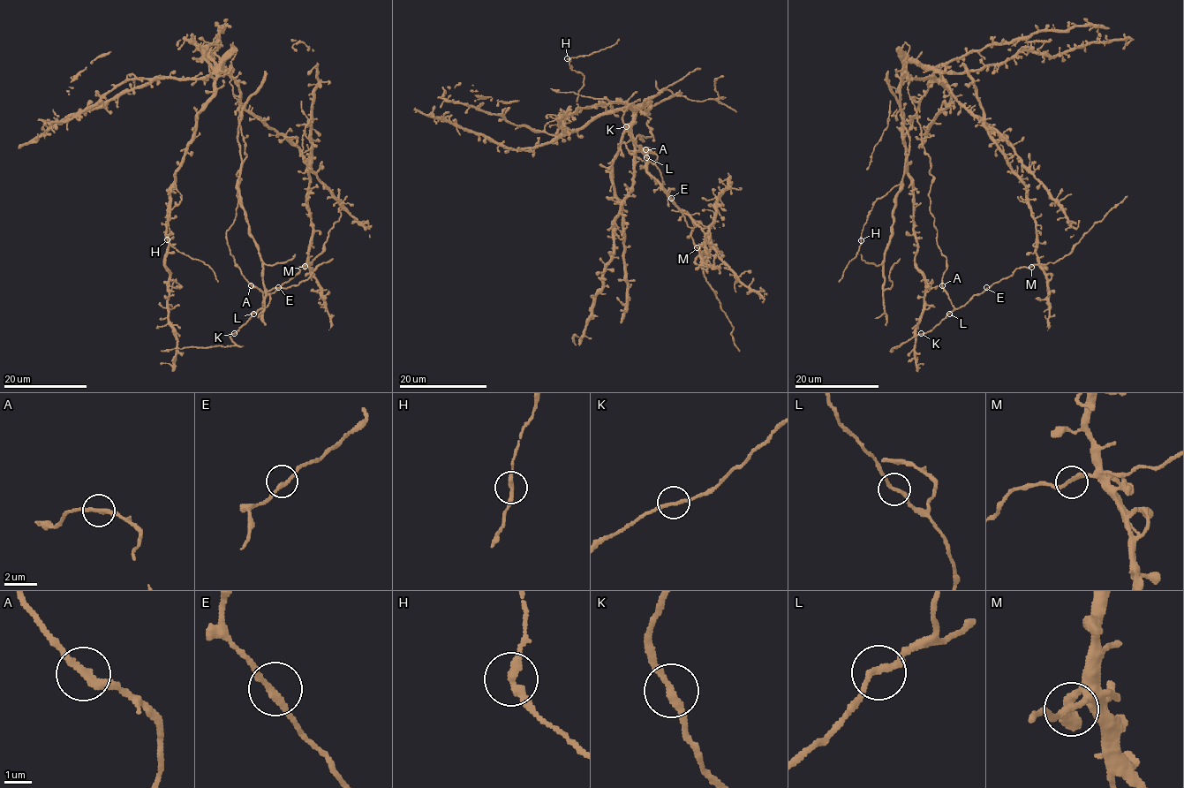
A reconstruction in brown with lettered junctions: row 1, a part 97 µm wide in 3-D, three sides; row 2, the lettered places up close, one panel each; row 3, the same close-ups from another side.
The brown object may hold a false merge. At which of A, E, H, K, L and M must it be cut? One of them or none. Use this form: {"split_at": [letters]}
{"split_at": ["H"]}

